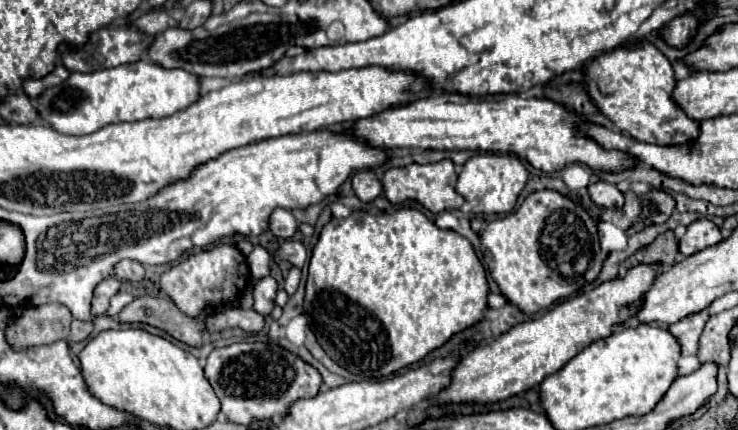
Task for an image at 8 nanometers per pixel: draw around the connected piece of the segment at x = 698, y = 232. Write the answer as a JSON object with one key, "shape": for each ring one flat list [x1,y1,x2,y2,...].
{"shape":[[700,218,686,228,686,232,682,234,678,242,678,250,684,256,692,256,708,246,716,246,718,242,722,242,720,228,714,222,710,222,708,218]]}

